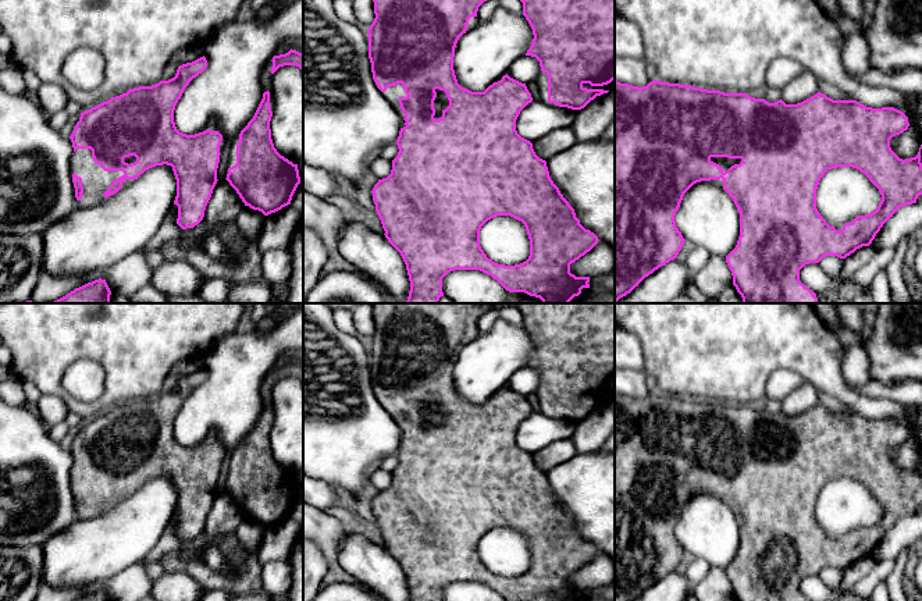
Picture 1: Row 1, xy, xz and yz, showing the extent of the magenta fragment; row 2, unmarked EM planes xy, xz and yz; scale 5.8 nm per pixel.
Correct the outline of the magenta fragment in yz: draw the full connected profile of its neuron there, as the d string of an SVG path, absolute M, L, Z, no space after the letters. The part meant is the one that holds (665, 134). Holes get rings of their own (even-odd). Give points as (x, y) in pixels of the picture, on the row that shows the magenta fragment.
M656 79L642 88L615 81L615 303L638 287L645 277L677 257L686 239L676 227L674 216L684 193L694 184L701 181L708 181L723 188L733 199L740 213L740 237L736 248L726 256L726 263L733 275L733 285L743 298L743 303L819 303L816 294L800 281L800 270L805 264L819 263L825 256L846 259L857 249L869 246L883 224L900 207L916 203L918 196L922 195L922 145L915 157L905 160L900 159L890 147L890 139L907 131L908 127L908 117L894 107L872 109L857 100L833 100L820 92L801 103L786 104L782 99L769 103L765 99L755 99L747 93L725 93L720 90L694 88L691 85L661 82ZM837 167L852 167L859 170L882 195L882 200L875 211L858 216L851 223L846 223L841 231L830 227L816 209L816 189L819 181L827 170Z

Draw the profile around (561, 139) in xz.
M572 127L559 128L537 139L533 143L533 149L540 159L547 161L556 153L572 147L576 142L576 135Z

